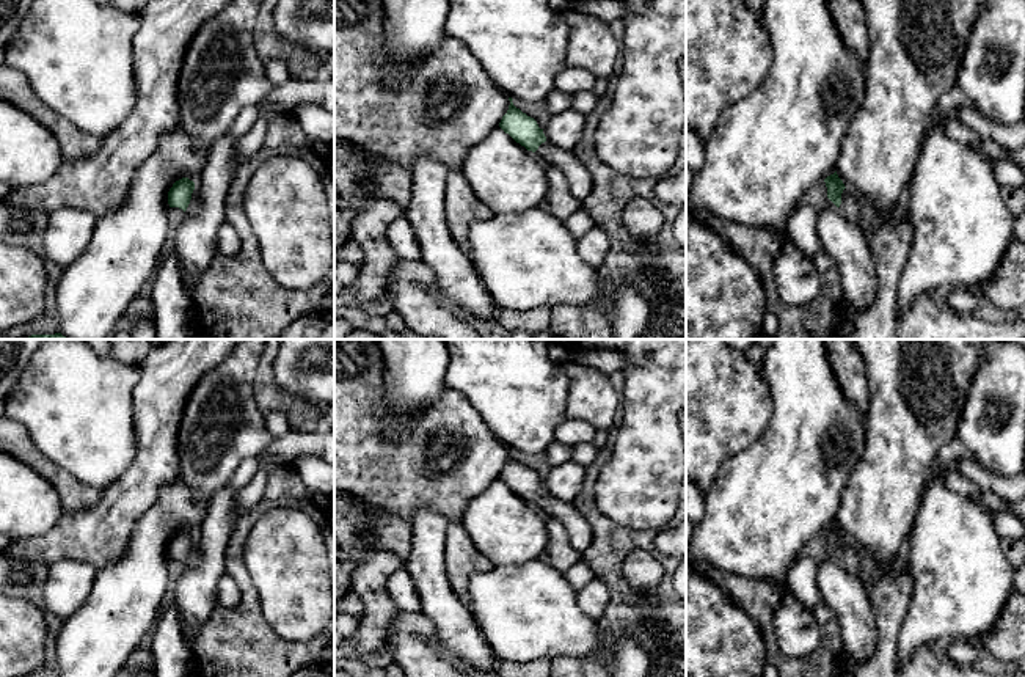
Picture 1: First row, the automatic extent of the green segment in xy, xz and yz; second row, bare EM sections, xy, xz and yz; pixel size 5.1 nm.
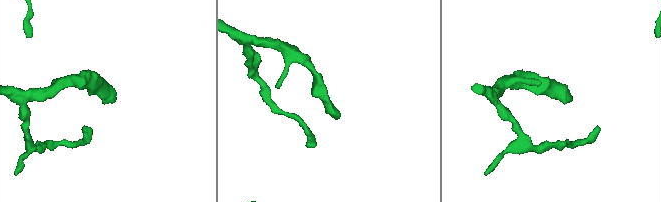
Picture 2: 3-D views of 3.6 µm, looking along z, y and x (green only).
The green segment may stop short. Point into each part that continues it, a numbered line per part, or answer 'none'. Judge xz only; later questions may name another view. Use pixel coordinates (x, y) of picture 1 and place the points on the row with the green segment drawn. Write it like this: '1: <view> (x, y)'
1: xz (579, 179)

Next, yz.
1: yz (851, 204)

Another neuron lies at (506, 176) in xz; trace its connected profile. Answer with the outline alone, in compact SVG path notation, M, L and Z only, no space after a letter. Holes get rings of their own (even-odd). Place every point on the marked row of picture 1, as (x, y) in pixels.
M501 127L465 156L460 173L494 214L523 214L546 199L546 165Z

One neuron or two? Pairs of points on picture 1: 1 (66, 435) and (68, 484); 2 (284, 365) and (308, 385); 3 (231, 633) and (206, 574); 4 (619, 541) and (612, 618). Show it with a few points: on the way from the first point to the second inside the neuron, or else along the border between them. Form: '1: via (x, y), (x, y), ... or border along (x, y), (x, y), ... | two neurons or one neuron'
1: border along (38, 448), (98, 490) | two neurons
2: via (291, 371), (302, 382) | one neuron
3: border along (231, 537), (226, 547), (225, 574) | two neurons
4: via (614, 559), (617, 599) | one neuron

